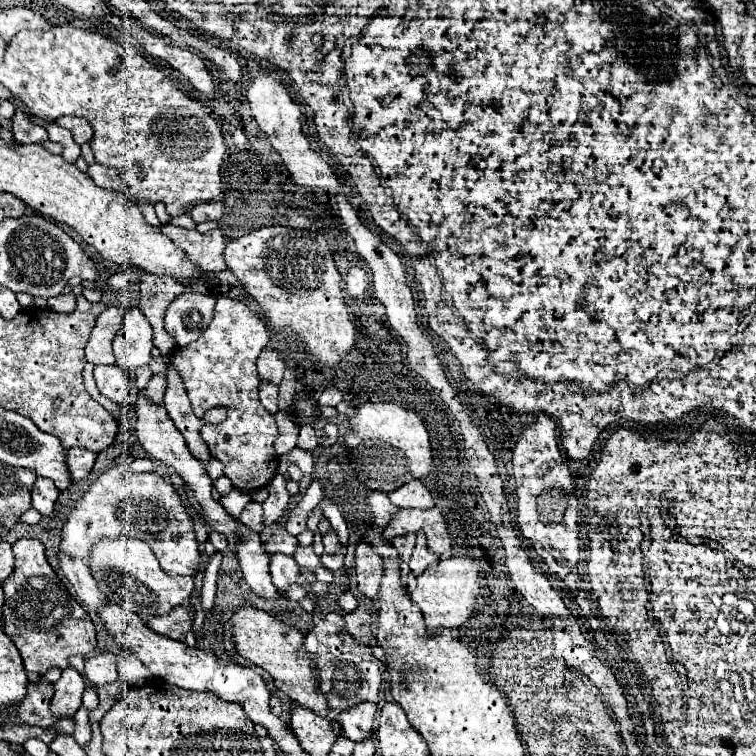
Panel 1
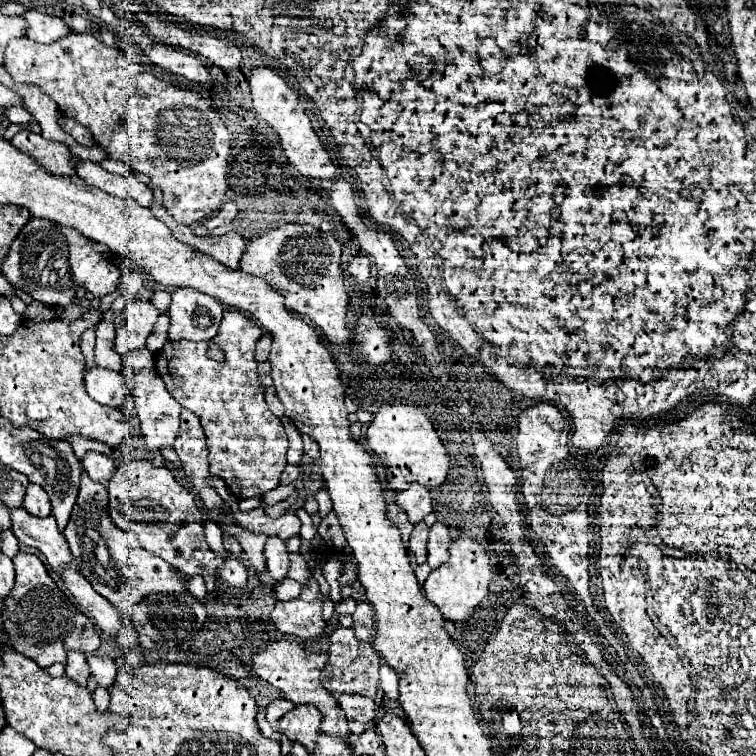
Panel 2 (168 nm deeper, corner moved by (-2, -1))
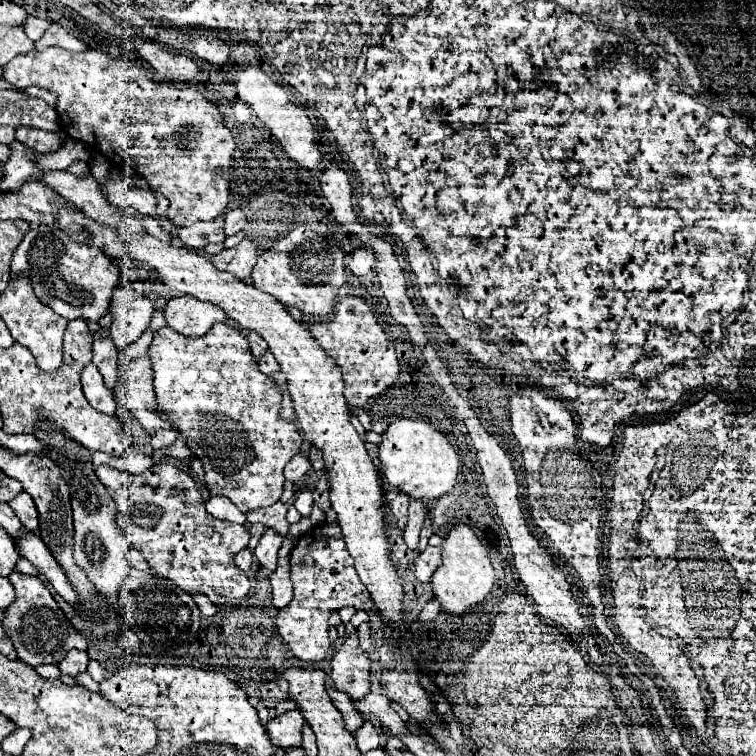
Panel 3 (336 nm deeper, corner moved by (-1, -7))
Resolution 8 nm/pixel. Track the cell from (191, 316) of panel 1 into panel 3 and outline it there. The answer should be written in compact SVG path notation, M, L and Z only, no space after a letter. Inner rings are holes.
M181 296L181 298L173 298L167 302L165 320L179 334L199 338L215 322L223 322L225 312L215 308L213 304L199 302L193 296Z

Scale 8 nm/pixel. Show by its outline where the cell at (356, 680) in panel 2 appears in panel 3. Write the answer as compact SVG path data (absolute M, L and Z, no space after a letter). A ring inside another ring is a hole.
M349 634L337 654L331 660L331 686L349 694L351 698L361 698L369 694L369 656L359 648L357 634Z

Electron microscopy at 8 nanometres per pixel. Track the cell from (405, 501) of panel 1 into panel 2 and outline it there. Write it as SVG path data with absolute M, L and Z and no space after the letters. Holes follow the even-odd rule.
M414 482L408 490L396 494L396 504L408 514L408 520L412 524L420 522L424 516L432 512L432 498L430 490L418 482Z

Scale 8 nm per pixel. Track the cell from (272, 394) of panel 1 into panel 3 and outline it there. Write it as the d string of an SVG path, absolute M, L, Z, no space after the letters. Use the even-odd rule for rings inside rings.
M267 350L267 354L263 354L257 362L259 362L261 372L267 374L267 376L273 376L275 372L279 372L279 364L275 364L275 358L273 358L273 354L271 354L269 350Z

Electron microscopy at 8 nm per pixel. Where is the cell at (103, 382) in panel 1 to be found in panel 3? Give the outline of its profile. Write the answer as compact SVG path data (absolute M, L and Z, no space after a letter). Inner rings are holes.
M87 364L87 368L81 370L81 388L83 388L83 394L85 394L87 402L95 410L99 410L103 414L115 414L113 392L105 388L103 378L93 364Z

